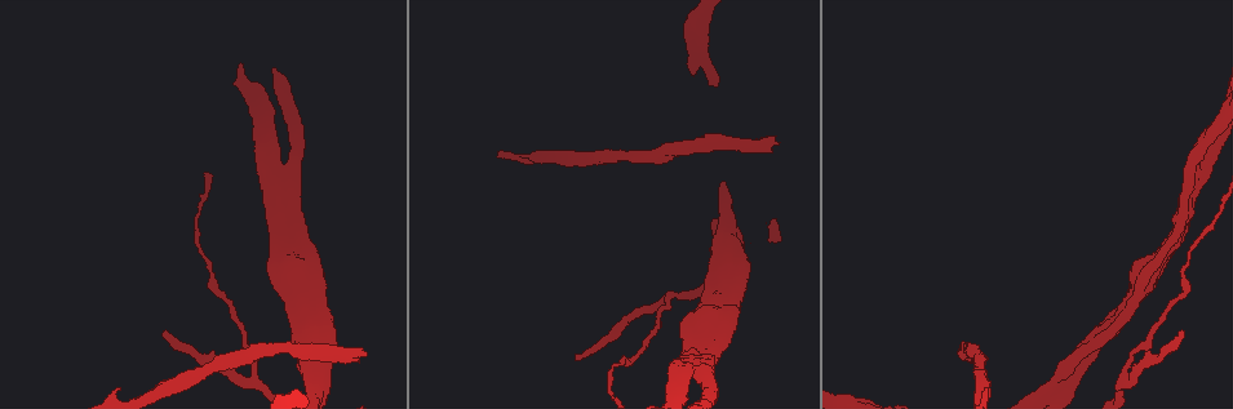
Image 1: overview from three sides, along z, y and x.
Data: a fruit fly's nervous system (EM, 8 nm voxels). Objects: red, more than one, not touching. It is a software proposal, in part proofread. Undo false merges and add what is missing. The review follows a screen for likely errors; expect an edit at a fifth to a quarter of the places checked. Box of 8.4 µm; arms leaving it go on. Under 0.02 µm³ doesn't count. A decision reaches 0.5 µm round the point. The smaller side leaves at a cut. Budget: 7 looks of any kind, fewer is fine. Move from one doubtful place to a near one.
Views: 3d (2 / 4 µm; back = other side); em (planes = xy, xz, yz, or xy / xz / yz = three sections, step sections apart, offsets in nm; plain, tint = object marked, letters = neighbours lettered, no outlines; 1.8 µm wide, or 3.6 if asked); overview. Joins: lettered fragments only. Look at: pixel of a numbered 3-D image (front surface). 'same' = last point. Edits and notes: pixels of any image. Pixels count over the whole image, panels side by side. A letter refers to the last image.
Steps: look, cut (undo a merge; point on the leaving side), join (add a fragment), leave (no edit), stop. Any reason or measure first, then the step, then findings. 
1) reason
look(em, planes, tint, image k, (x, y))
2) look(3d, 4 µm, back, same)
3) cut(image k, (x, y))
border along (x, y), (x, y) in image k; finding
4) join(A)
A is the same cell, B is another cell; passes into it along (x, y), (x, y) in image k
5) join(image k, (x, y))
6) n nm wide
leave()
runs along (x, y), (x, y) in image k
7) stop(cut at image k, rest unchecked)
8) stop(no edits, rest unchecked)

branch stops here
look(3d, 4 µm, image 1, (778, 144))

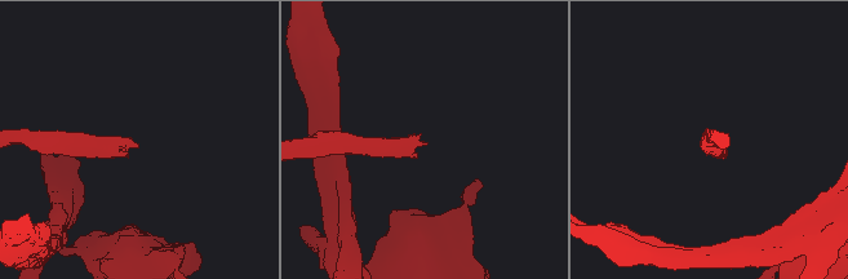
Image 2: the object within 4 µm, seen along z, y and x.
look(em, planes, letters, image 2, (427, 144))

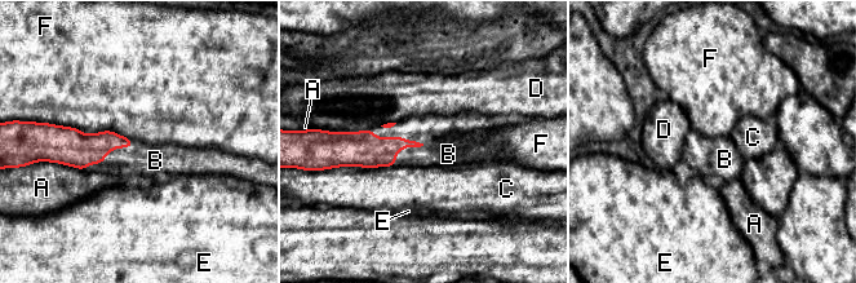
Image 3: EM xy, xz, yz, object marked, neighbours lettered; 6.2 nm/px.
F touches over 550 nm
join(B)
B is the same cell, A, C, D, E and F are other cells; the neuron continues

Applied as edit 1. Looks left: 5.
three-way junction
look(3d, 2 µm, image 1, (257, 381))

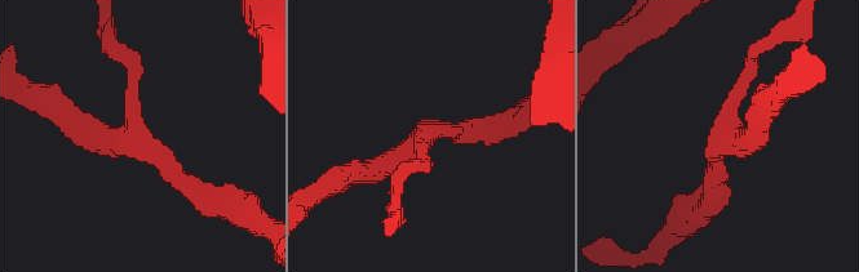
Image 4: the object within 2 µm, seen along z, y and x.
3 arms
look(em, planes, letters, image 4, (723, 135))

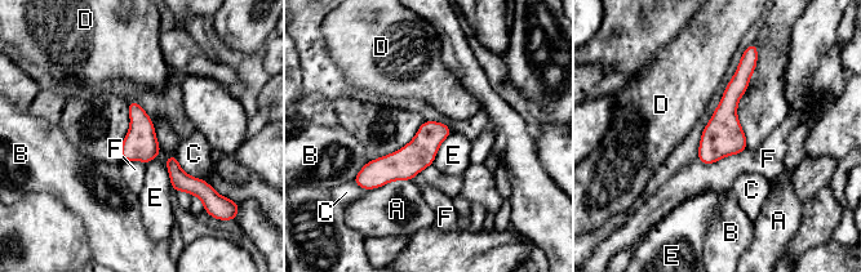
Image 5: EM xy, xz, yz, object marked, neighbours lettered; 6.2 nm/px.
leave()
A, B, C, D, E and F are other cells; one neuron here

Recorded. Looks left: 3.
look(3d, 4 µm, image 1, (1184, 330))

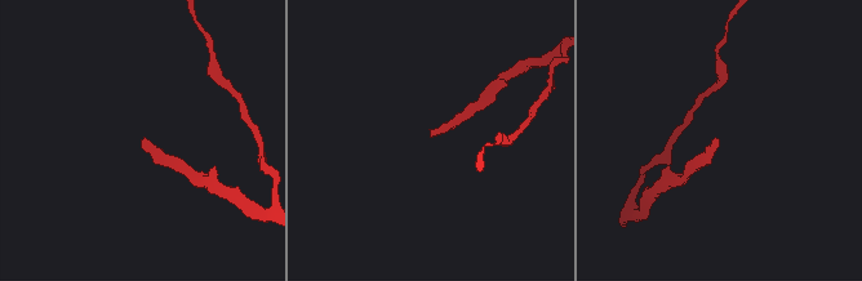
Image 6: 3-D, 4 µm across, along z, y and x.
look(em, planes, plain, image 6, (432, 136))

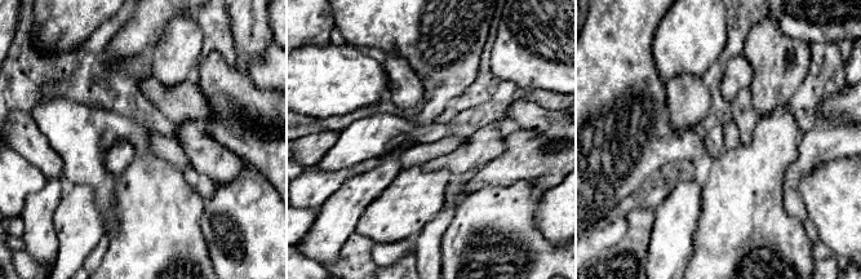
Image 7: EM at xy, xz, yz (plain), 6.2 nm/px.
look(em, planes, letters, same)

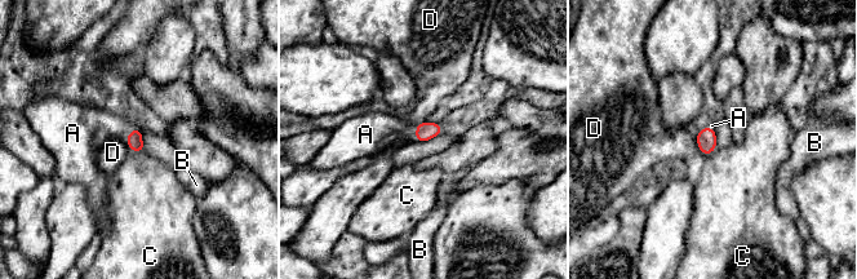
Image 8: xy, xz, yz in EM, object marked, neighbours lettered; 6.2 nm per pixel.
join(A)
A is the same cell, B, C and D are other cells; the neuron continues

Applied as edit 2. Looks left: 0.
stop(join at image 3, join at image 8, rest unchecked)

